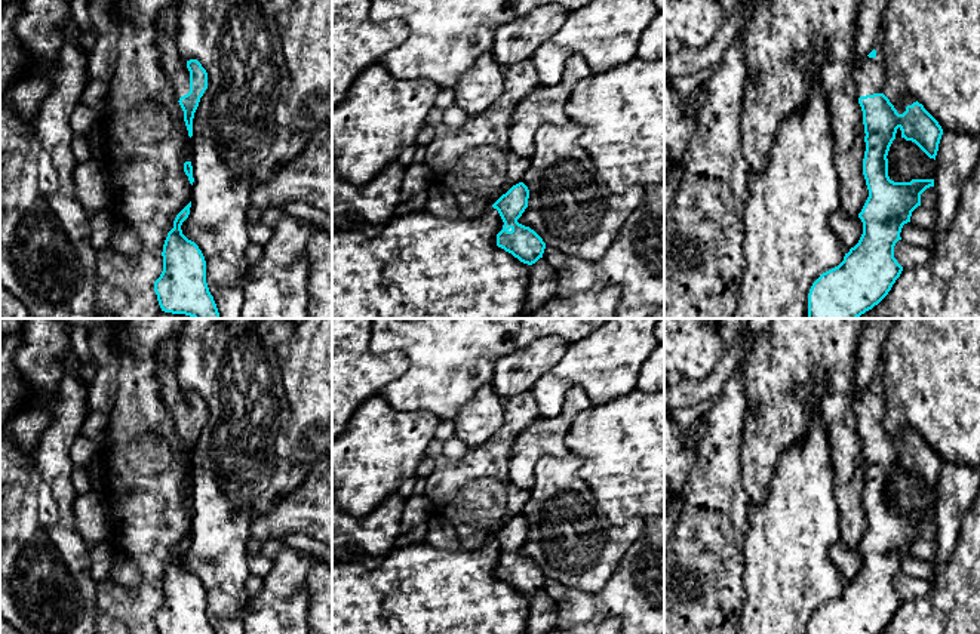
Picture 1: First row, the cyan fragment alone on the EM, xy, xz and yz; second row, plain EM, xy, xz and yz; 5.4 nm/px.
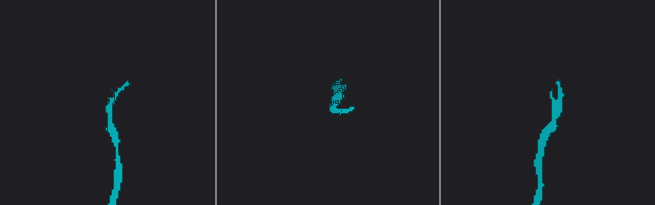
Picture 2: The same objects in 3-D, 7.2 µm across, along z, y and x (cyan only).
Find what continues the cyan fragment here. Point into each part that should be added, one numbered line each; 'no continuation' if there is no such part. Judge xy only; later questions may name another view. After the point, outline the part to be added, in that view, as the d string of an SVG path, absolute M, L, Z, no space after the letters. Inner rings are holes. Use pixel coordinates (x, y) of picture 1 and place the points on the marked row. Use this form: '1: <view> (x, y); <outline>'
1: xy (174, 64); M173 7L163 10L157 16L157 30L156 46L160 53L160 64L172 80L175 92L184 96L190 92L190 71L176 46L176 10Z

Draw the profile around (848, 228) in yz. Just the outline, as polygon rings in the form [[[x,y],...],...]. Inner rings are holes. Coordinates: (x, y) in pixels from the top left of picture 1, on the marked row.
[[[839,207],[829,221],[841,246],[851,249],[858,243],[863,234],[863,222],[858,216],[848,215],[845,209]]]

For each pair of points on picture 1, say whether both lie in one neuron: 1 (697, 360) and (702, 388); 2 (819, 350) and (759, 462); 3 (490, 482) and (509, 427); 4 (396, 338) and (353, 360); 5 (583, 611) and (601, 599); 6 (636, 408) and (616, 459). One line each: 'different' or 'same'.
1: different
2: same
3: same
4: different
5: same
6: same

